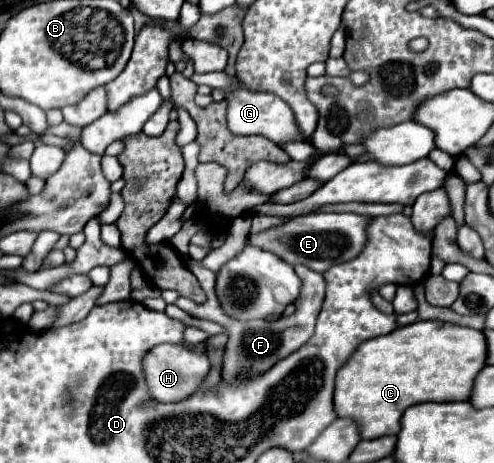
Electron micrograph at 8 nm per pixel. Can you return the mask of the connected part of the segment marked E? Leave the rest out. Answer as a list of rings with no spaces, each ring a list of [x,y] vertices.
[[[309,213],[309,215],[297,215],[289,217],[281,225],[275,225],[271,229],[265,229],[261,233],[249,235],[247,243],[265,251],[275,253],[289,265],[305,265],[317,273],[323,273],[331,265],[345,263],[353,257],[357,257],[367,241],[365,227],[369,223],[369,217],[357,215],[357,213]]]

